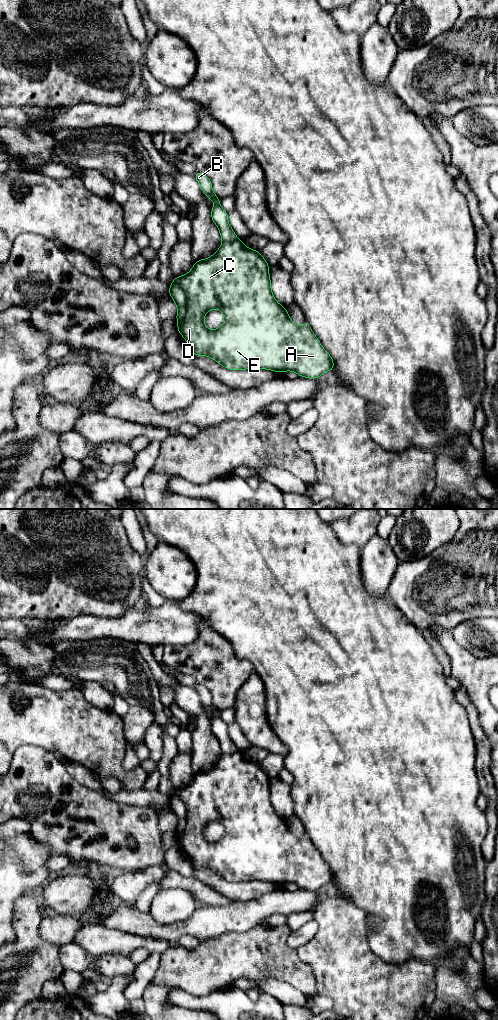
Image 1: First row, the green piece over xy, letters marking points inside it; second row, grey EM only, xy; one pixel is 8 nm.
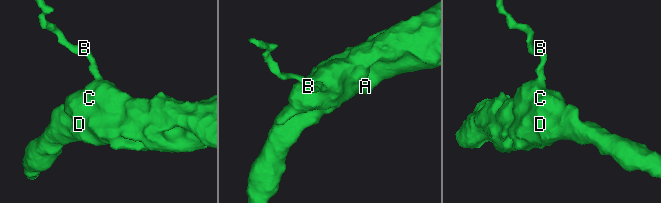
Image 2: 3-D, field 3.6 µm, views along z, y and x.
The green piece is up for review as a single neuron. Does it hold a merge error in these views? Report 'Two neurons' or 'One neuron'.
Two neurons

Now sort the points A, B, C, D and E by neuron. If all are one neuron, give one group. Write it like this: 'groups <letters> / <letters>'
groups A C D E / B

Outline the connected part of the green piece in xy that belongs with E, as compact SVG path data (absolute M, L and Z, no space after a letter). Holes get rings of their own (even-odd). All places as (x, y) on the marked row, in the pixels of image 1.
M239 239L230 242L223 242L220 245L219 249L211 257L195 261L192 269L187 274L175 277L173 282L169 286L169 294L177 306L176 319L178 332L188 343L193 355L205 355L207 357L210 357L228 370L245 370L258 368L276 371L281 374L285 371L293 371L300 377L306 377L315 380L327 371L332 371L334 369L333 359L331 355L322 347L319 339L313 333L308 322L305 320L302 326L297 326L290 319L287 313L287 308L283 307L276 301L271 290L269 267L269 264L266 262L259 251L249 249L244 244L244 242ZM212 309L219 309L224 314L223 324L215 330L208 329L204 324L206 313Z

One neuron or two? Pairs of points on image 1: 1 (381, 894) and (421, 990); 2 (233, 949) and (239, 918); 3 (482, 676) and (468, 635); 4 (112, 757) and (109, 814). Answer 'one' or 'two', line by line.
1: two
2: two
3: two
4: two

